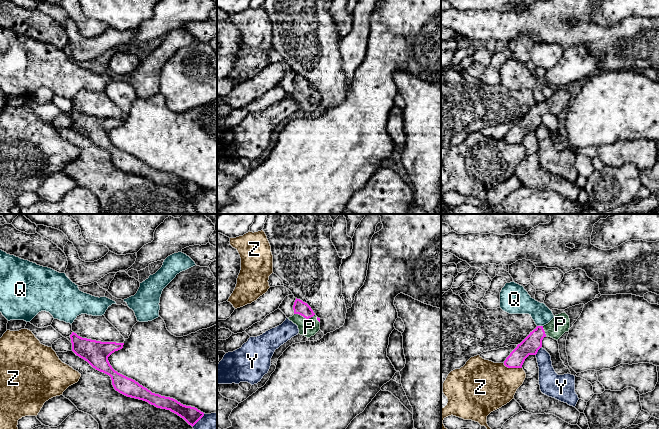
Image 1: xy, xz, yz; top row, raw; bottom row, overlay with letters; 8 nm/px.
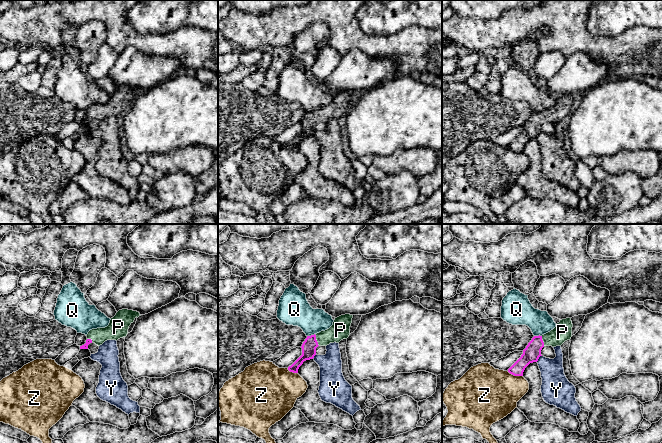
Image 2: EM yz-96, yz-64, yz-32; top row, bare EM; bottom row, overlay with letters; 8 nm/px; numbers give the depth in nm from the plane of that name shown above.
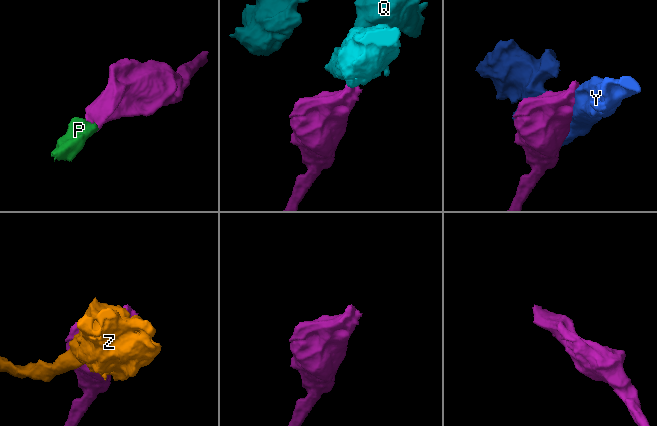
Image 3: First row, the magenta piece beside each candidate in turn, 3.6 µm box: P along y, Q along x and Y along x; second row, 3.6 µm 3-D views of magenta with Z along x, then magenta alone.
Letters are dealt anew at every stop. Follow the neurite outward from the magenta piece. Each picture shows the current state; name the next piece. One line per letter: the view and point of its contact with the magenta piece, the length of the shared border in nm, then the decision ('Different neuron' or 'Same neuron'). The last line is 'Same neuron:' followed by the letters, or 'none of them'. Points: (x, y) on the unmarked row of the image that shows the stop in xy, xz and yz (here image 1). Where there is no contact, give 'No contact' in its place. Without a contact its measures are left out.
P: Touches magenta at xz (304, 93). Shared border 170 nm. Same neuron
Q: Touches magenta at yz (540, 102). Shared border 50 nm. Different neuron
Y: Touches magenta at xy (198, 196). Shared border 150 nm. Different neuron
Z: Touches magenta at yz (512, 143). Shared border 160 nm. Different neuron
Same neuron: P

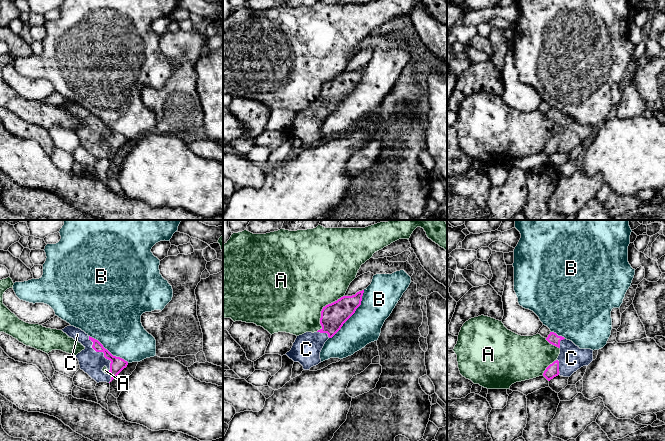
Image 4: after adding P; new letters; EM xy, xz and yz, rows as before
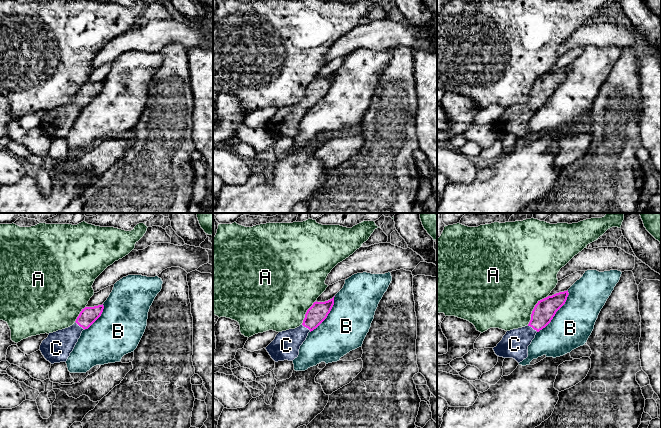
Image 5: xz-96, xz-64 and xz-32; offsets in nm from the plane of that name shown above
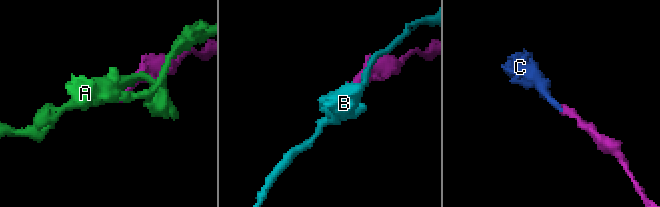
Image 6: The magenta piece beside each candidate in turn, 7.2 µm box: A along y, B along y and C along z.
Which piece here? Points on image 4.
A: Touches magenta at xz (322, 86). Shared border 380 nm. Different neuron
B: Touches magenta at xz (352, 90). Shared border 480 nm. Different neuron
C: Touches magenta at xy (101, 127). Shared border 320 nm. Same neuron
Same neuron: C

